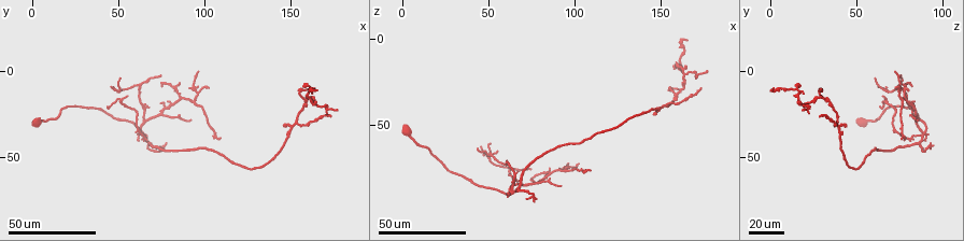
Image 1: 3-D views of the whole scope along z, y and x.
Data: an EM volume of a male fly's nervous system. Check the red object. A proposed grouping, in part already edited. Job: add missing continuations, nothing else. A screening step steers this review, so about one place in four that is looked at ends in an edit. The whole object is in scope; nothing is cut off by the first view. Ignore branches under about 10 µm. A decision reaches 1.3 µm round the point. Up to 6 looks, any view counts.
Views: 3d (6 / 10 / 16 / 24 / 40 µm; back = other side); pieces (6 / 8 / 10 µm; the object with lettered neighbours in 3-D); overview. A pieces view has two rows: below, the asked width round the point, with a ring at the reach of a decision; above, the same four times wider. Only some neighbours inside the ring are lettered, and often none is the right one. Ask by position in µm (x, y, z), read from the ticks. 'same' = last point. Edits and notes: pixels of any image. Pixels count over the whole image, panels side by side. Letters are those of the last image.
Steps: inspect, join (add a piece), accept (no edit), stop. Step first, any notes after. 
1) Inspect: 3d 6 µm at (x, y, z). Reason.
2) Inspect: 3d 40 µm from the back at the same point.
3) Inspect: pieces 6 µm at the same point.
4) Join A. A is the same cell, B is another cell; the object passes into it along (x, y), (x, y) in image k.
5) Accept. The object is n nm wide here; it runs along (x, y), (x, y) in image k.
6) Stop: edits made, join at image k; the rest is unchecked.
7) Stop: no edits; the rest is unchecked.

Inspect: 3d 40 µm at (163, 17, 15). Free end.

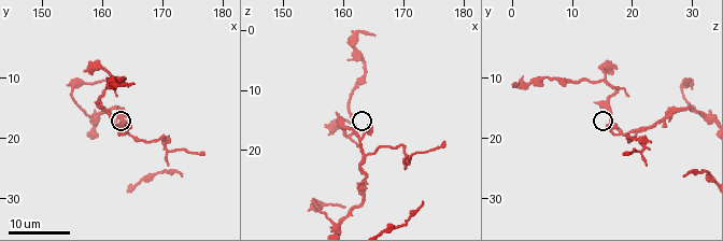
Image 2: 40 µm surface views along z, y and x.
Inspect: pieces 8 µm at (164.5, 17.5, 16.0). See the neighbours.

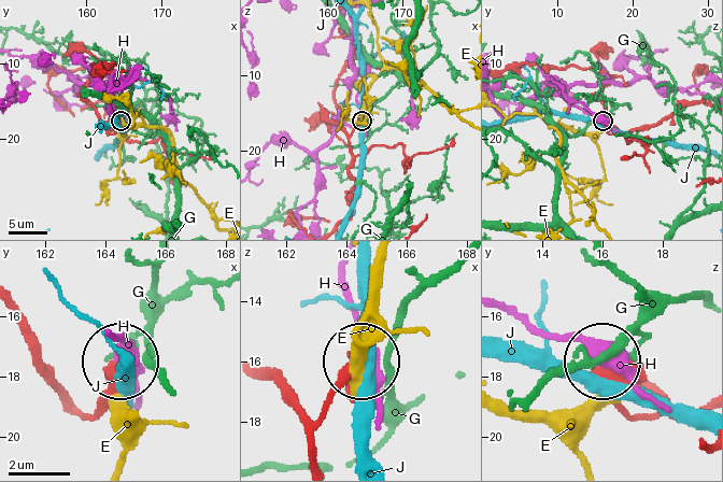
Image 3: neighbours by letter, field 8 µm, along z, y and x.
Accept. E, G, H and J are other cells; no lettered piece goes on from it.

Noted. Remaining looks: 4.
Inspect: 3d 24 µm at (164.5, 11.5, 1.0). Long arm stops here.

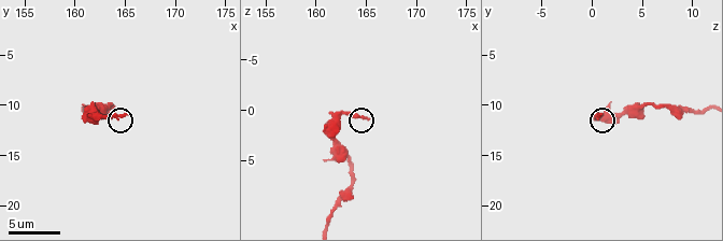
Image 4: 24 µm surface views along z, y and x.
Inspect: pieces 6 µm at (165.0, 10.8, 0.8).

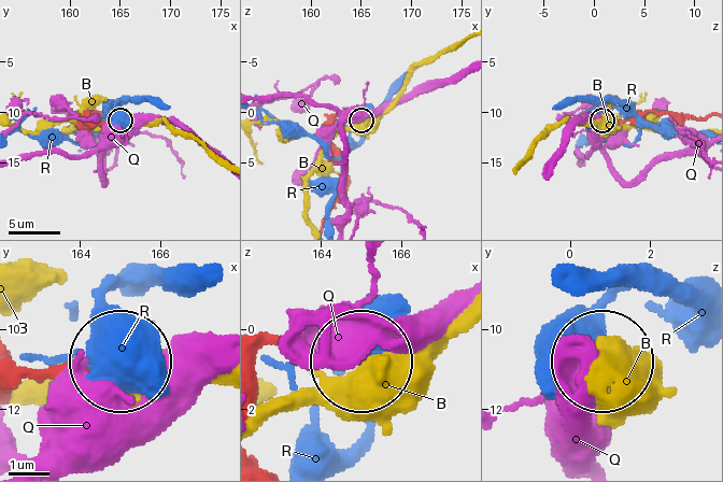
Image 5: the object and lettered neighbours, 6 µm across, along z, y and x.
Accept. The object is 180 nm wide here; B, Q and R are other cells; none of them fits.

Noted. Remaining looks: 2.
Inspect: 3d 24 µm at (164.0, 18.0, 25.5). An open end.

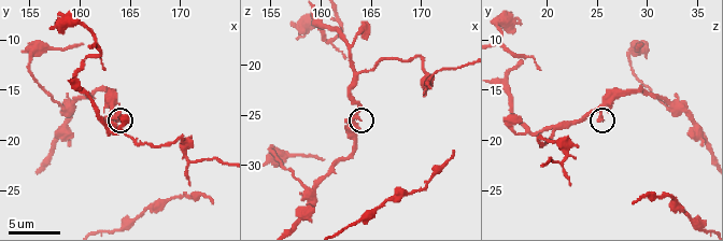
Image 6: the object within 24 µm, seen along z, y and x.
Inspect: pieces 6 µm at (164.0, 18.0, 25.6). What lies round it.

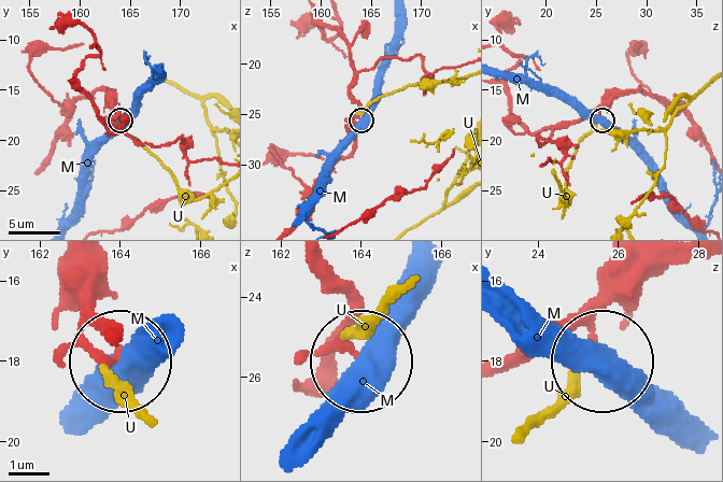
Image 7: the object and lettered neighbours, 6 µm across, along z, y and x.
Accept. The object is 210 nm wide here; M and U are other cells; no lettered piece goes on from it.

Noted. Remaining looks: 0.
Stop: no edits; the rest is unchecked.

